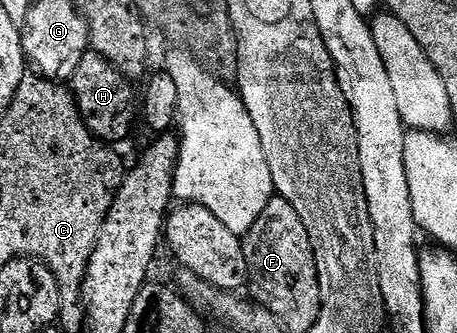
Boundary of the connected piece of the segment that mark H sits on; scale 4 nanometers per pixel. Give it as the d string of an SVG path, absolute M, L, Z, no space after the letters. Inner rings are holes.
M89 51L77 63L77 71L71 76L69 88L79 105L79 114L87 122L89 131L104 143L123 141L131 133L137 121L137 93L131 90L132 82L115 66L109 64L98 53Z

